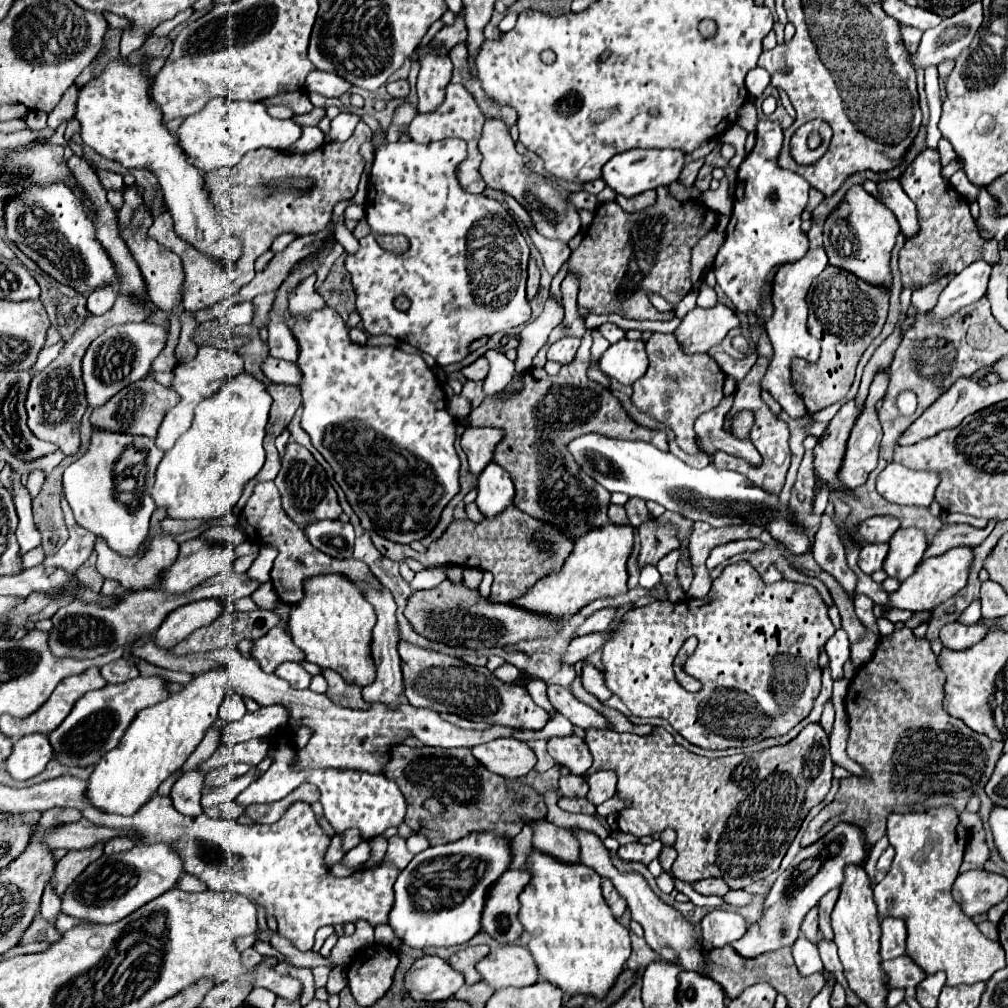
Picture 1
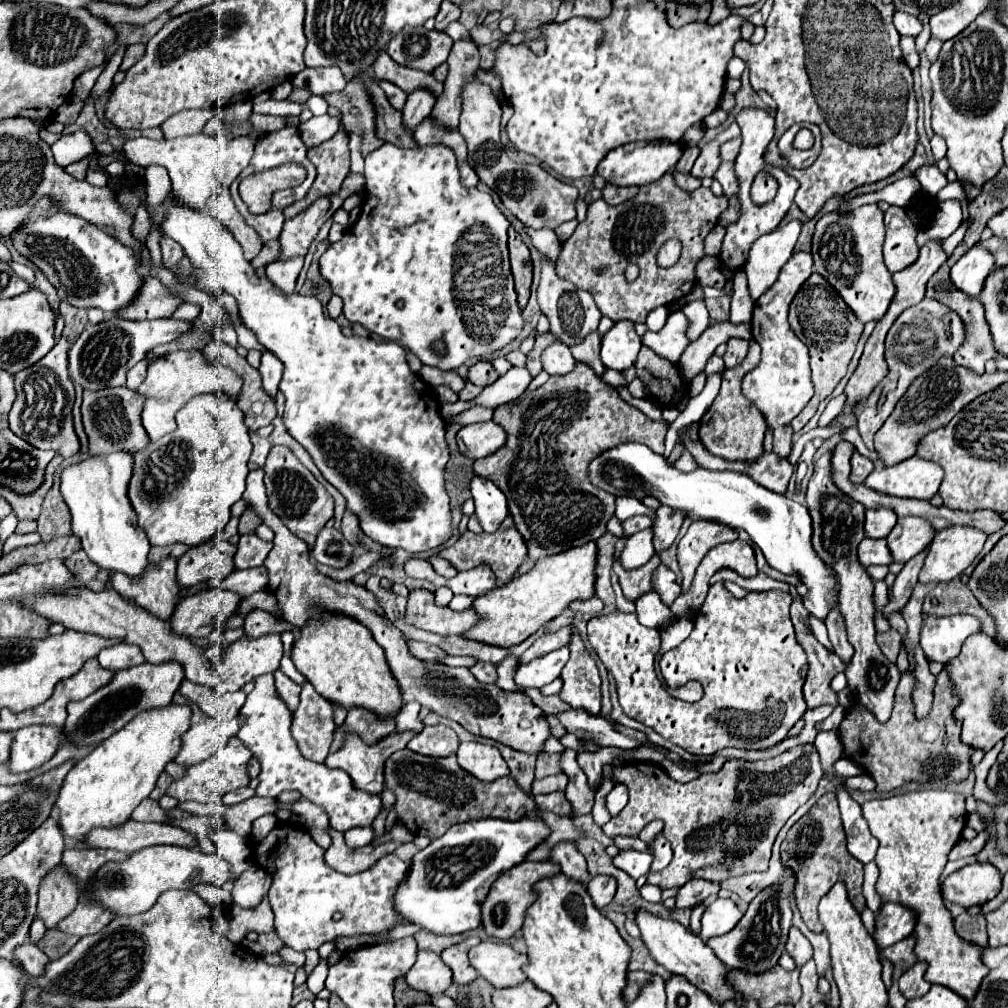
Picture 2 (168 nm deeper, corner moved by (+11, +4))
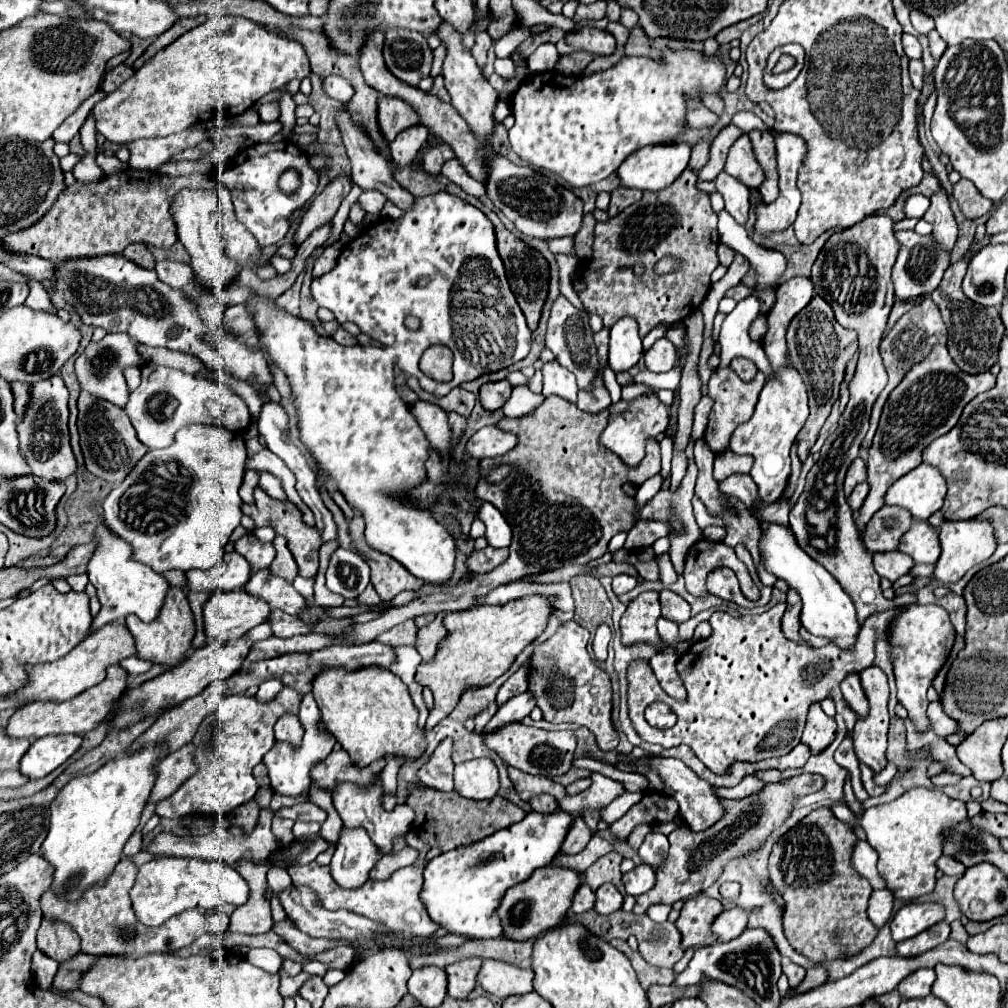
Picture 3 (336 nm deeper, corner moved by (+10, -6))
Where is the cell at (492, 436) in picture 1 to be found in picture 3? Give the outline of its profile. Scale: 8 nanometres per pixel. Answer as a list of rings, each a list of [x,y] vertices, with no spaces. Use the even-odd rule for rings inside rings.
[[[491,425],[491,427],[483,427],[479,429],[467,443],[467,451],[471,453],[471,457],[483,459],[483,457],[497,457],[497,455],[505,455],[507,451],[511,451],[517,445],[517,437],[513,433],[501,431],[499,427]]]

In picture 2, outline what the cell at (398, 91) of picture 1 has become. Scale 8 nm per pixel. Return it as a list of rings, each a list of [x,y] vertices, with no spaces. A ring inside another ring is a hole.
[[[380,81],[378,85],[384,89],[390,105],[392,105],[394,109],[402,109],[402,107],[404,107],[404,103],[406,103],[406,93],[404,93],[400,87],[396,87],[394,83],[388,83],[388,81]]]

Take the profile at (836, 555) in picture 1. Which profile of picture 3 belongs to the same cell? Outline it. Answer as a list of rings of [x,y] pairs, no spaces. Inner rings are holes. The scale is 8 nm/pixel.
[[[847,675],[845,681],[841,683],[841,691],[843,691],[843,697],[849,703],[849,707],[853,707],[857,719],[863,719],[869,713],[869,703],[867,703],[865,691],[861,687],[859,675]]]

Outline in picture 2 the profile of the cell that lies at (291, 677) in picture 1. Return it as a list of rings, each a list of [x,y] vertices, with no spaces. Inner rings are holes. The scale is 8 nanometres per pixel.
[[[276,669],[276,673],[274,673],[274,681],[276,681],[276,689],[278,689],[280,697],[284,699],[284,703],[286,703],[292,711],[296,711],[296,707],[298,707],[298,697],[300,697],[300,685],[294,683],[294,681],[292,681],[288,675],[284,675],[280,669]]]

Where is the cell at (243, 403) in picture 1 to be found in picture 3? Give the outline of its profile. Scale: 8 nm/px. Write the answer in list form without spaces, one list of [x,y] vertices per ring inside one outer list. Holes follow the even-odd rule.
[[[213,425],[183,427],[175,435],[175,443],[171,447],[147,451],[137,467],[133,467],[133,471],[123,479],[123,483],[105,497],[101,505],[103,523],[109,525],[109,531],[131,545],[133,559],[149,565],[155,573],[173,569],[183,573],[191,569],[211,569],[221,561],[225,545],[243,517],[239,487],[243,481],[245,457],[245,441],[237,433]]]

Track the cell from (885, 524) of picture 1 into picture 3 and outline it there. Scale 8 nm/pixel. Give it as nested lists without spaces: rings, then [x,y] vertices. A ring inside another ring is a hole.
[[[885,505],[881,507],[871,521],[867,523],[863,543],[871,553],[877,551],[889,551],[897,549],[897,543],[905,531],[909,531],[913,521],[913,515],[907,509],[901,509],[897,505]]]

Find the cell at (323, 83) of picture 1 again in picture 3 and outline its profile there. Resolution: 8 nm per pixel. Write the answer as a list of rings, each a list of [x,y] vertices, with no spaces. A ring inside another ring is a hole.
[[[329,75],[325,79],[323,87],[325,87],[329,97],[333,97],[333,99],[337,99],[341,103],[347,103],[353,97],[353,93],[355,93],[353,85],[345,77],[341,77],[341,75]]]

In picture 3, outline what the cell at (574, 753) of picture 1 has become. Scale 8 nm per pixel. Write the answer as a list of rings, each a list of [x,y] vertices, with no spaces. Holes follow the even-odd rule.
[[[577,817],[577,819],[573,821],[573,827],[569,829],[565,841],[563,841],[561,853],[563,853],[563,855],[577,855],[577,853],[581,853],[581,851],[585,849],[585,845],[589,843],[589,839],[591,839],[589,827],[585,825],[583,817]]]

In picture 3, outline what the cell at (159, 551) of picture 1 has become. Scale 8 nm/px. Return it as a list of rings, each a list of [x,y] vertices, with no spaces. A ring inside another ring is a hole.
[[[171,587],[165,599],[165,605],[161,609],[161,615],[153,623],[143,623],[135,615],[127,617],[127,627],[131,635],[135,637],[135,647],[137,647],[137,657],[151,661],[153,665],[165,665],[167,669],[177,667],[183,659],[185,653],[191,647],[191,641],[195,637],[195,621],[193,613],[187,603],[187,595],[179,587]]]

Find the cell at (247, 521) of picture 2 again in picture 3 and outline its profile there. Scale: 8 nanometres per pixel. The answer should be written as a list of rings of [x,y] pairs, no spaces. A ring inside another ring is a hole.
[[[261,487],[255,489],[255,503],[241,505],[244,515],[248,515],[255,521],[255,527],[261,525],[271,525],[275,529],[277,535],[283,535],[287,539],[287,547],[293,553],[295,561],[297,561],[297,569],[301,577],[315,577],[317,569],[319,569],[319,547],[321,547],[321,535],[315,531],[315,527],[307,527],[301,521],[301,513],[297,511],[297,507],[289,501],[275,501],[271,499]]]

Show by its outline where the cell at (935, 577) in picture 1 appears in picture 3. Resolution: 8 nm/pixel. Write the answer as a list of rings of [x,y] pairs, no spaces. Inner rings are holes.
[[[945,521],[941,525],[941,559],[935,563],[935,579],[943,583],[959,581],[973,565],[989,559],[997,549],[993,525],[989,521]]]

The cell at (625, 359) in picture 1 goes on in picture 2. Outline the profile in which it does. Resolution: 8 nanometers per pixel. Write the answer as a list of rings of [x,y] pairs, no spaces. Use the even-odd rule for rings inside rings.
[[[618,321],[604,337],[602,337],[602,351],[600,359],[606,369],[626,371],[634,365],[636,355],[642,343],[634,331],[632,321]]]

